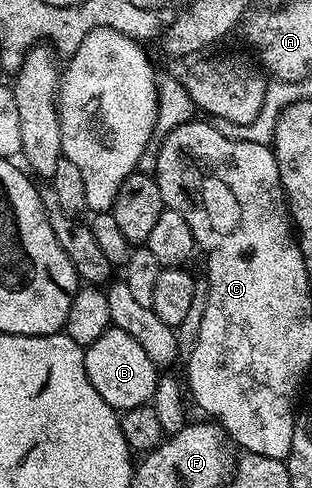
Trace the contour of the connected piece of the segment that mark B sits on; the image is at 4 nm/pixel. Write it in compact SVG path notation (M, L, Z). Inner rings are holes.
M114 326L108 328L97 342L86 345L83 357L85 358L85 374L89 374L89 382L93 382L93 390L105 398L110 408L120 413L128 412L148 403L155 392L157 369L155 363L141 350L141 342L136 342L125 330Z

